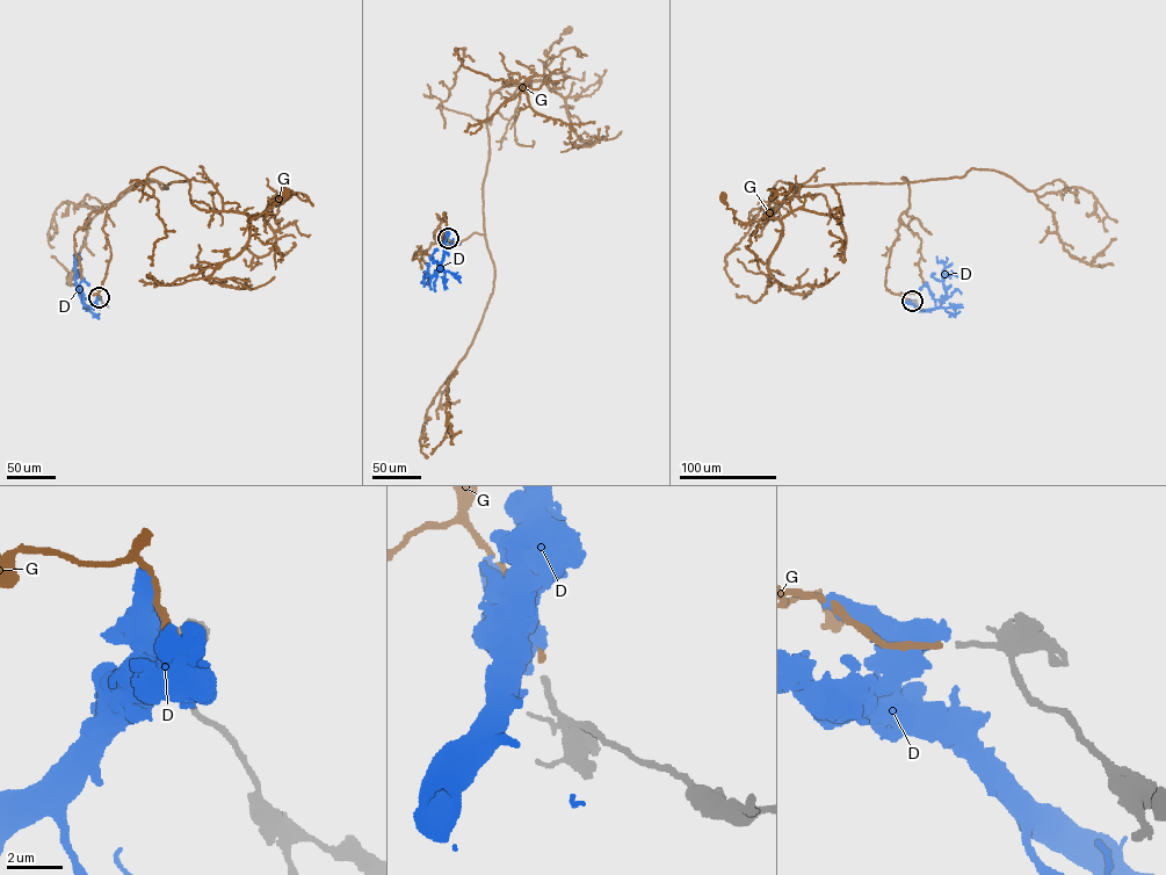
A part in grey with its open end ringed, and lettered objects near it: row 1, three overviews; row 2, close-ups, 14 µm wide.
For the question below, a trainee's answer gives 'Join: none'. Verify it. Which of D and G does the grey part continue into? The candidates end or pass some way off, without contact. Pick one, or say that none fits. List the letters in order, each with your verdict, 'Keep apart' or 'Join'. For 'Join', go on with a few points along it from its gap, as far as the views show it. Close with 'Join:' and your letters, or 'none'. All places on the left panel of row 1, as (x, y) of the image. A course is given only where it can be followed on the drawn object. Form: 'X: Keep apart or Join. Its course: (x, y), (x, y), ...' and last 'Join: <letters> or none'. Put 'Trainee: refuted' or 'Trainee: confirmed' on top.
Trainee: refuted
D: Keep apart
G: Join. Its course: (99, 297), (110, 258), (106, 210), (132, 185), (189, 179), (198, 208), (254, 217), (287, 192)
Join: G

